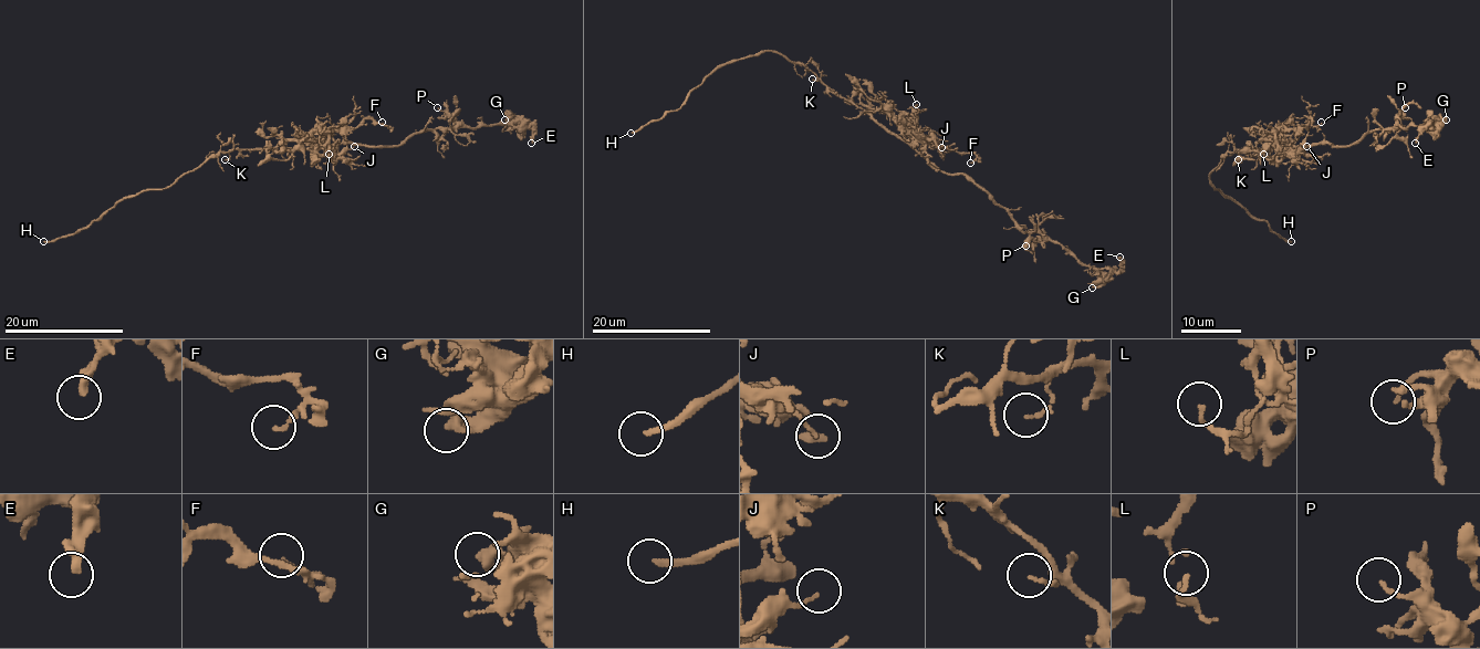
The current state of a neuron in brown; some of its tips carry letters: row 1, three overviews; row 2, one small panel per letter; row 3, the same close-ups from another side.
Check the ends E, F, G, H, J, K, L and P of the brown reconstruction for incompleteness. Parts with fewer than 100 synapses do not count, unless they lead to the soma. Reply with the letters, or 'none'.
H

